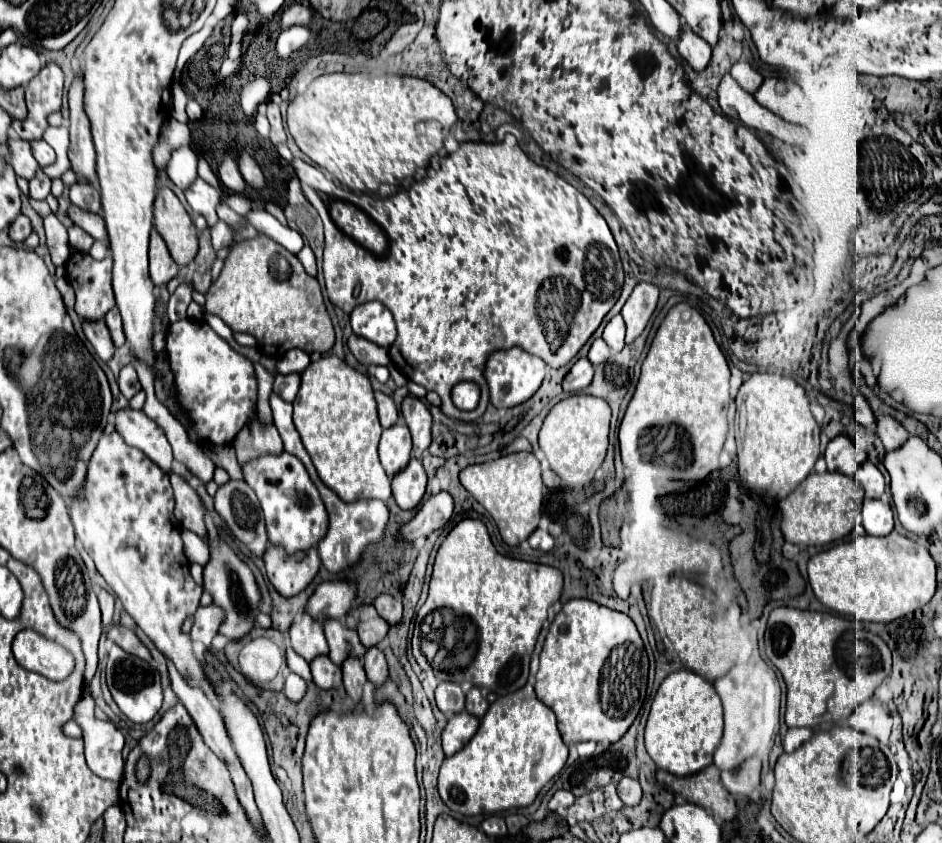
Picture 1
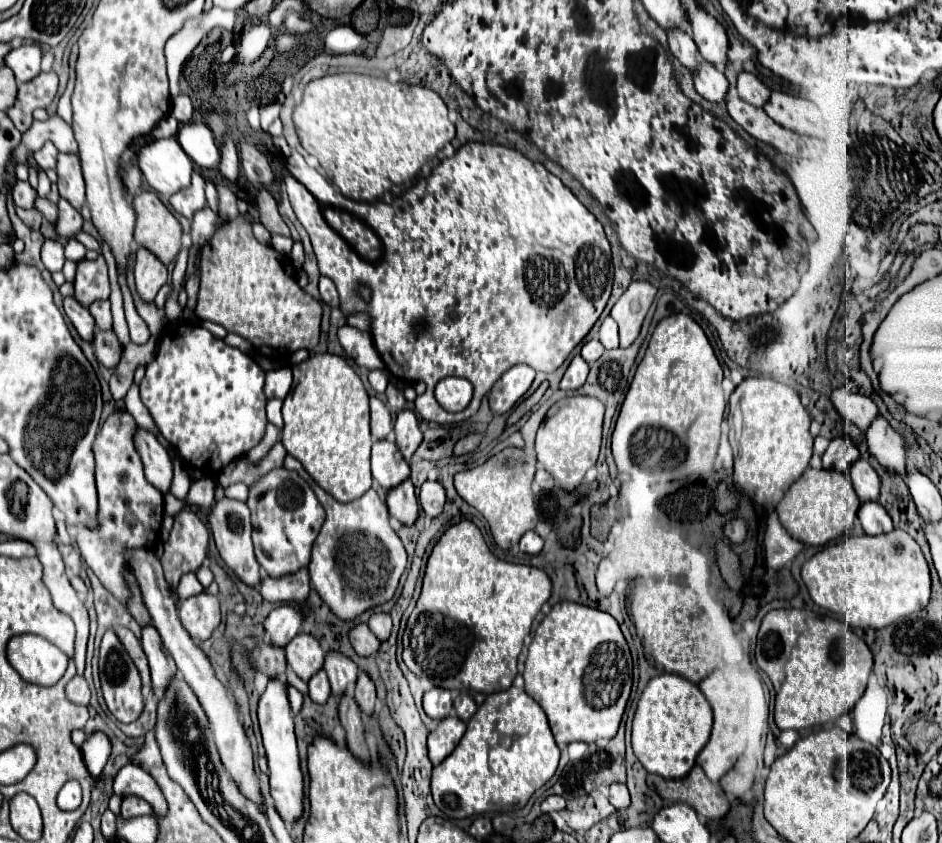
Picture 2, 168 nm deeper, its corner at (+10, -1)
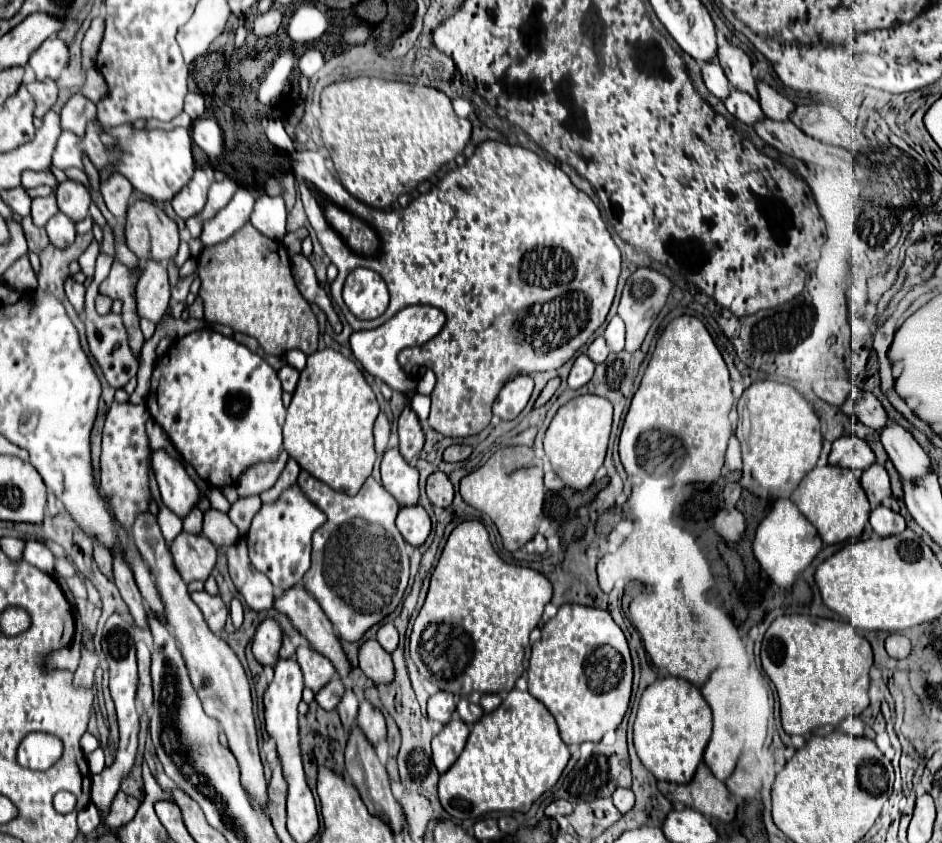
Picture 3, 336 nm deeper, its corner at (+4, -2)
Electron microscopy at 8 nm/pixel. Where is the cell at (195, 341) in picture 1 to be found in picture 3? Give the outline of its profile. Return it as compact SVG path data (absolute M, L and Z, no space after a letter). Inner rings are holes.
M197 329L177 339L173 347L169 347L163 357L159 357L151 377L147 409L169 435L171 443L183 455L183 459L195 467L197 475L209 485L223 489L227 485L235 485L239 475L251 465L277 461L283 449L281 427L285 423L281 393L283 391L277 373L263 357L251 353L245 345L231 337L209 329Z

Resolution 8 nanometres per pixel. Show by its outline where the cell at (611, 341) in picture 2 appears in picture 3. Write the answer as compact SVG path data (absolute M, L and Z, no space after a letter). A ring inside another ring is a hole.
M615 315L609 321L603 337L605 337L605 341L607 341L607 345L609 345L611 351L617 353L617 351L623 349L623 343L625 343L625 325L623 325L623 321L621 321L619 315Z

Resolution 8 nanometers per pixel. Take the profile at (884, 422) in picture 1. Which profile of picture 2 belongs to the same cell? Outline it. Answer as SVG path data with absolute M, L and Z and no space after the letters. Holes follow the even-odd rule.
M837 388L831 392L831 400L835 408L839 408L839 414L845 416L845 420L853 422L859 430L867 430L871 422L879 416L875 402L869 396L861 394L851 394L847 388Z

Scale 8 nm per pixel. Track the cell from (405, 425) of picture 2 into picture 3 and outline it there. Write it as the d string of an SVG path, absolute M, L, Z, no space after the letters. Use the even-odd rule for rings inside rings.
M405 405L401 417L399 417L399 451L405 457L407 463L413 463L425 443L425 435L421 431L419 419L411 405Z

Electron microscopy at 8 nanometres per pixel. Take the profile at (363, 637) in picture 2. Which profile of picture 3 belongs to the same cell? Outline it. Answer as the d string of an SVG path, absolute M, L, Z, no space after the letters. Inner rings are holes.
M369 639L361 645L359 667L375 685L391 683L393 675L395 675L391 655L387 651L383 651L383 647L379 647L379 643L375 639Z

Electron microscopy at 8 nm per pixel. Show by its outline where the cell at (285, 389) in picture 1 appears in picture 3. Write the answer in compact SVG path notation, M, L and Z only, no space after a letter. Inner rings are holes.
M285 365L285 367L281 367L281 369L277 371L277 375L279 375L279 381L281 381L281 385L283 385L283 391L293 393L299 381L299 371L293 369L293 367L289 367L289 365Z

